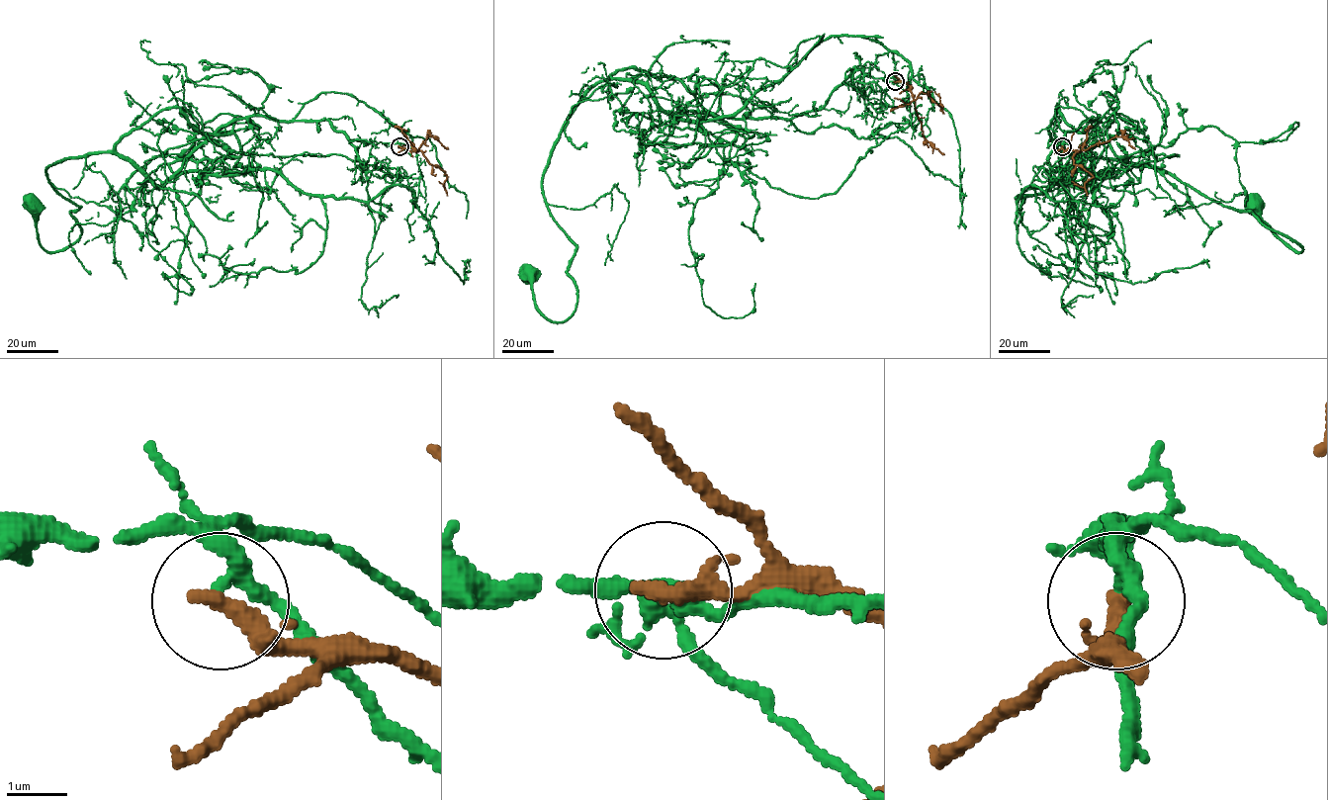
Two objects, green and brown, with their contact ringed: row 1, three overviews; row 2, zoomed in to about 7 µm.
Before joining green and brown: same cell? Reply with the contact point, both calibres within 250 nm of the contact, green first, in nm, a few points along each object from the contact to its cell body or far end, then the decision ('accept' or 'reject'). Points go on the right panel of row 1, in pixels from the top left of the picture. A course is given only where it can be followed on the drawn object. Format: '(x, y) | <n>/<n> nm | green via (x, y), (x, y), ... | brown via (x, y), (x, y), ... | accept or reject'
(1062, 146) | 240/280 nm | green via (1062, 145), (1099, 116), (1093, 133), (1078, 133), (1058, 108), (1051, 139), (1163, 169), (1302, 250), (1253, 203) | brown via (1062, 146), (1065, 151), (1080, 151), (1072, 157), (1073, 162), (1093, 176), (1084, 187), (1072, 181) | reject

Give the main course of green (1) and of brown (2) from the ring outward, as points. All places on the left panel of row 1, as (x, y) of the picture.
1: (399, 145), (261, 116), (201, 133), (168, 108), (46, 169), (80, 208), (69, 246), (41, 245), (33, 203)
2: (399, 146), (420, 151), (429, 162), (437, 165), (447, 176), (444, 187), (438, 181)

